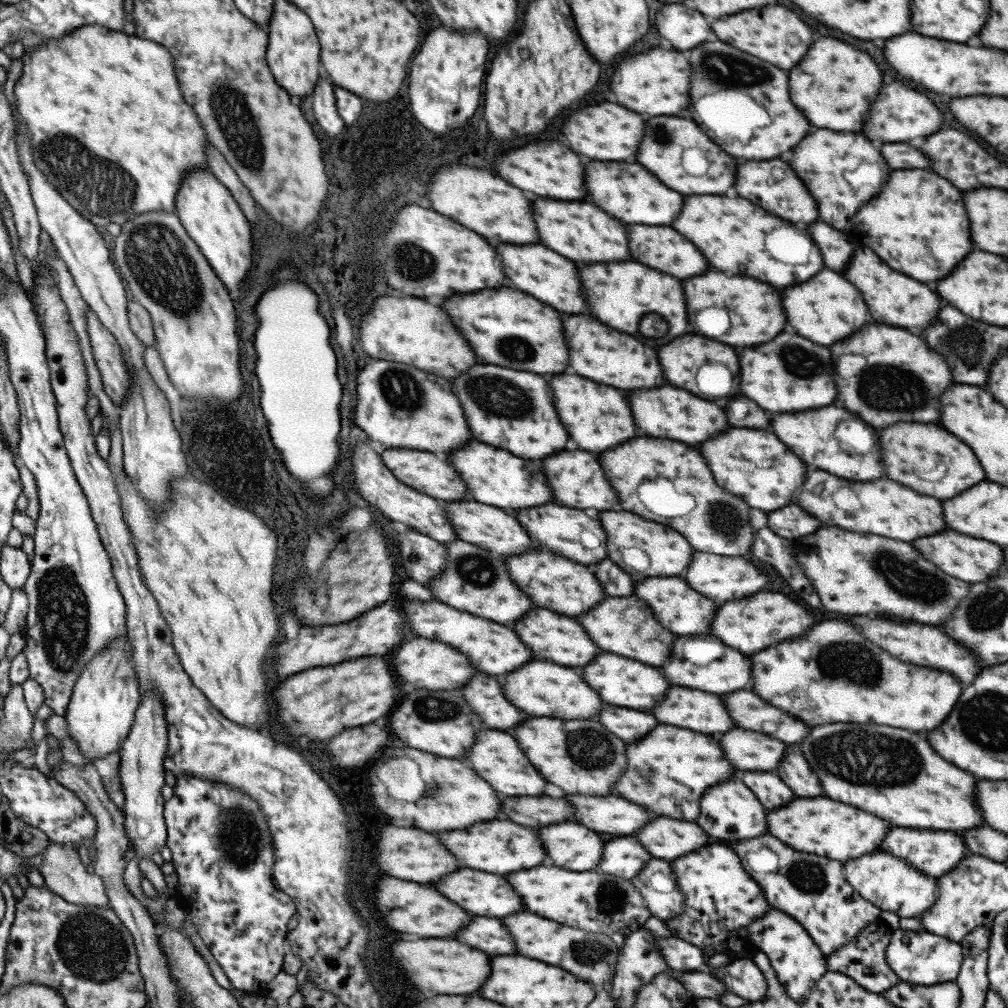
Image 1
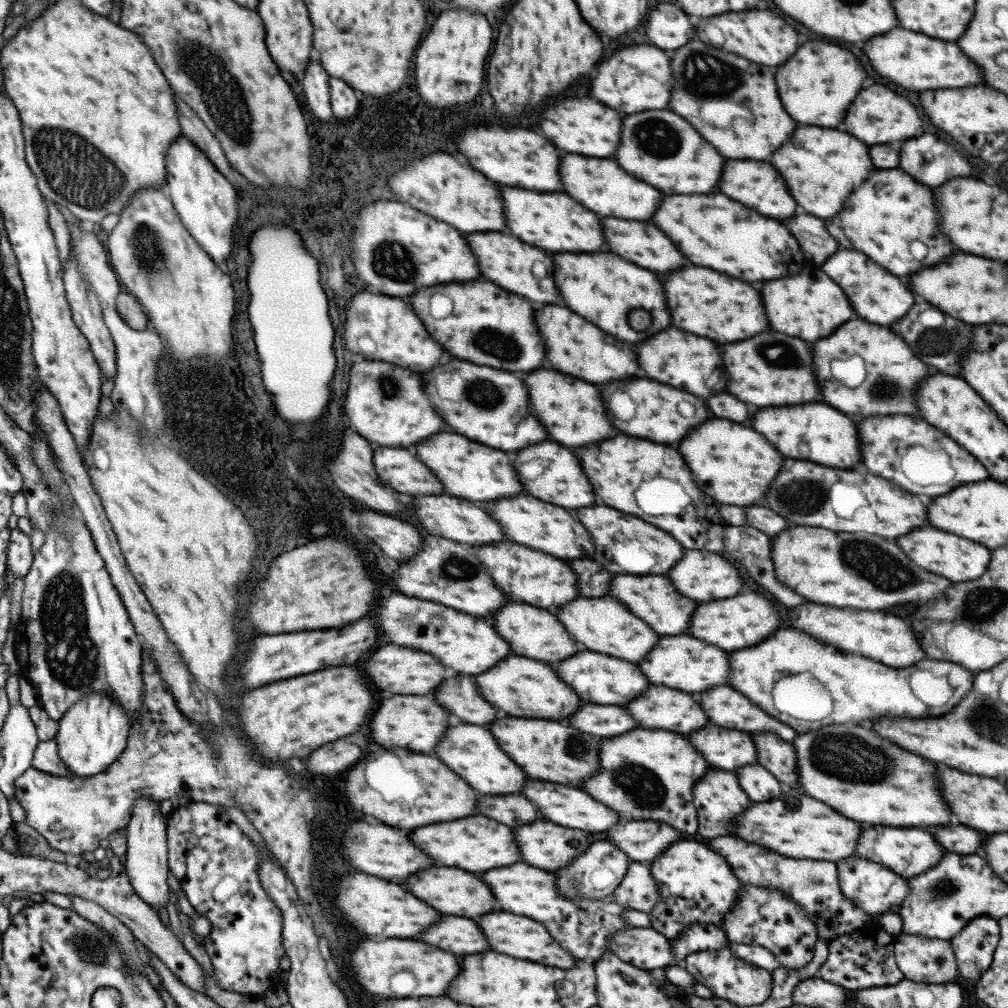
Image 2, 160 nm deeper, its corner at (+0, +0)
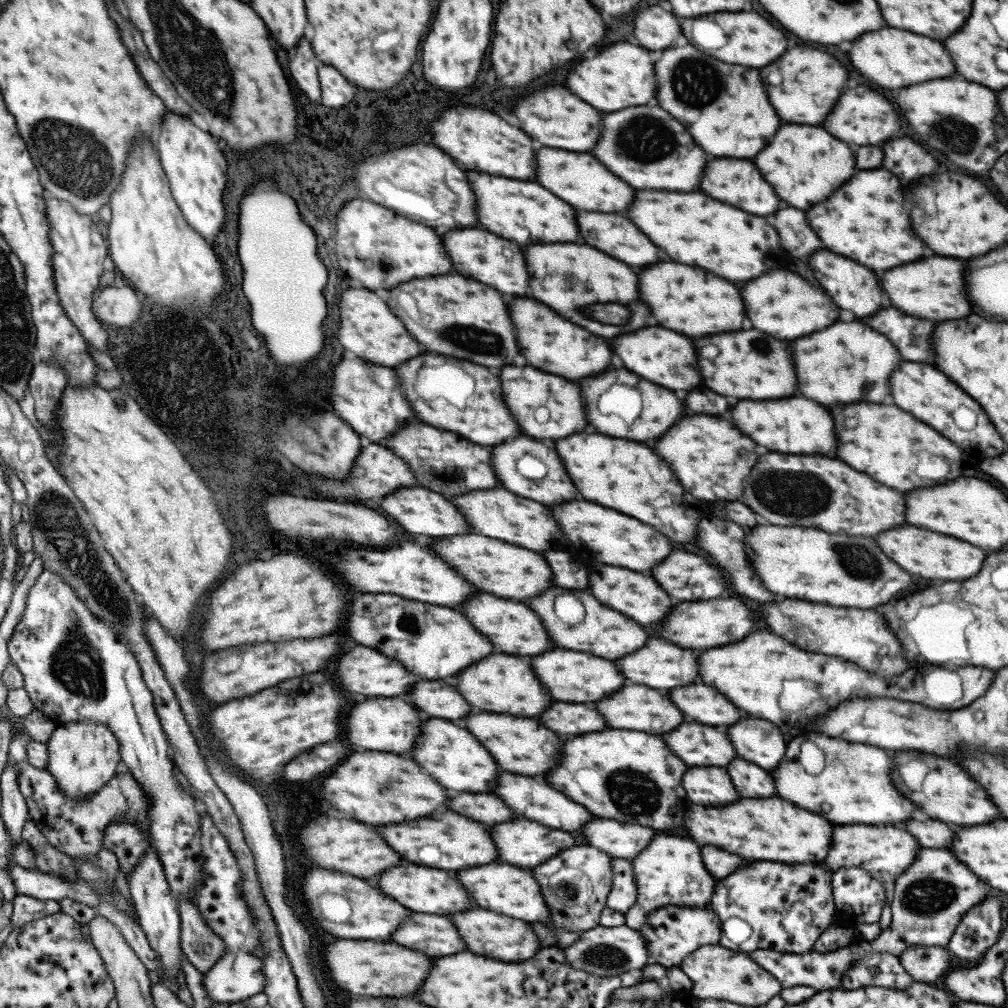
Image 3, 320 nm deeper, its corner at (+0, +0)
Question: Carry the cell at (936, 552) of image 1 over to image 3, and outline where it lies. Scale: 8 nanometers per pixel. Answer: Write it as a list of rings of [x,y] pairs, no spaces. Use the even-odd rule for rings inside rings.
[[[895,528],[887,532],[877,534],[877,546],[891,558],[899,568],[903,568],[909,574],[917,574],[921,578],[939,578],[939,580],[964,581],[977,574],[983,562],[983,552],[967,542],[961,542],[957,538],[947,538],[943,534],[935,534],[929,530],[919,528]]]

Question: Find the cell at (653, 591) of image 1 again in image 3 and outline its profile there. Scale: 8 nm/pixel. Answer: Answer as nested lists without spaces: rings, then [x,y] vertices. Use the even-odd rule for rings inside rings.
[[[601,564],[601,568],[589,568],[585,566],[589,572],[589,592],[607,608],[625,614],[627,618],[643,624],[643,626],[653,626],[659,624],[663,620],[663,616],[671,610],[671,600],[669,596],[653,582],[653,578],[643,576],[639,572],[631,572],[625,568],[613,568],[613,566],[605,566]]]

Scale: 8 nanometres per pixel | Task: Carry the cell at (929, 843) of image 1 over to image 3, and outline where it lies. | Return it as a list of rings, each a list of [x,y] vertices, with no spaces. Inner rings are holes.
[[[835,826],[833,840],[819,864],[829,867],[831,873],[841,867],[859,868],[871,875],[871,878],[889,883],[911,866],[913,858],[918,853],[917,848],[917,842],[907,832],[893,826]]]

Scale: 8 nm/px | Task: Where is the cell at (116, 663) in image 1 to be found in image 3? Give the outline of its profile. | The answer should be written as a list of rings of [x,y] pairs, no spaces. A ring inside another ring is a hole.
[[[78,720],[59,725],[47,744],[49,766],[47,771],[55,776],[58,785],[67,792],[69,799],[81,801],[99,793],[122,768],[122,744],[111,728],[102,722]]]

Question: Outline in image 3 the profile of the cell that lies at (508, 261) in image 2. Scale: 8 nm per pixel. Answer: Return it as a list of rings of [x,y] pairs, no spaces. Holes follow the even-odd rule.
[[[475,228],[449,230],[441,238],[447,250],[447,256],[451,260],[451,266],[459,274],[473,278],[481,284],[487,284],[505,294],[515,294],[515,296],[527,294],[527,270],[525,270],[521,250],[517,244],[511,244],[499,236],[493,236],[491,232],[475,230]]]

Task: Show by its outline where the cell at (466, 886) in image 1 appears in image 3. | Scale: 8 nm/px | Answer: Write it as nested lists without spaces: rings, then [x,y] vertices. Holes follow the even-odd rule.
[[[401,864],[391,870],[385,870],[377,878],[379,890],[399,902],[401,906],[409,908],[411,912],[425,912],[425,914],[453,914],[471,908],[471,900],[467,892],[457,884],[453,874],[445,870],[435,870],[435,868],[425,868],[425,866],[415,866],[415,864]]]

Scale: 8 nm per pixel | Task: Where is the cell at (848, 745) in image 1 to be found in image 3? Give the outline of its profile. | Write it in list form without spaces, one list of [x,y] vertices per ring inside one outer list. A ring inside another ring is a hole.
[[[807,733],[787,741],[783,760],[773,770],[773,784],[775,796],[811,810],[835,824],[891,824],[909,820],[913,806],[893,788],[889,772],[891,760],[883,749],[830,738],[821,733]],[[806,741],[812,742],[825,756],[825,766],[817,776],[799,772],[799,747]]]

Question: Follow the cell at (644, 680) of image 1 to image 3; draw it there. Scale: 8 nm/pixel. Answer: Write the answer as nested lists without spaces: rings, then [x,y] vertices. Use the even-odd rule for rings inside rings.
[[[571,650],[543,652],[531,658],[531,670],[535,670],[535,676],[547,688],[551,698],[561,702],[595,702],[615,692],[619,686],[623,686],[623,678],[615,670],[613,662],[595,658],[585,652],[571,652]]]

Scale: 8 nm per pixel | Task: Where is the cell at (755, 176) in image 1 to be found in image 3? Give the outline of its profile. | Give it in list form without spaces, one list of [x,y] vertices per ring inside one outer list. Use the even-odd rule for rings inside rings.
[[[713,158],[703,168],[703,178],[699,180],[699,190],[723,204],[735,206],[739,210],[745,210],[755,216],[767,216],[777,210],[777,196],[771,190],[771,186],[761,178],[761,174],[755,170],[755,166],[747,160],[737,158]]]

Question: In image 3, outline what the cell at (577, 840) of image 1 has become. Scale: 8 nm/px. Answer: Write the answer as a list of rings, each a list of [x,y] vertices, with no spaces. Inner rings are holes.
[[[509,820],[503,824],[495,824],[491,828],[491,840],[495,842],[499,860],[507,862],[511,866],[519,866],[519,868],[525,868],[525,866],[533,868],[575,844],[571,834],[561,832],[561,830],[551,830],[547,826],[539,826],[537,822],[529,822],[529,820]]]

